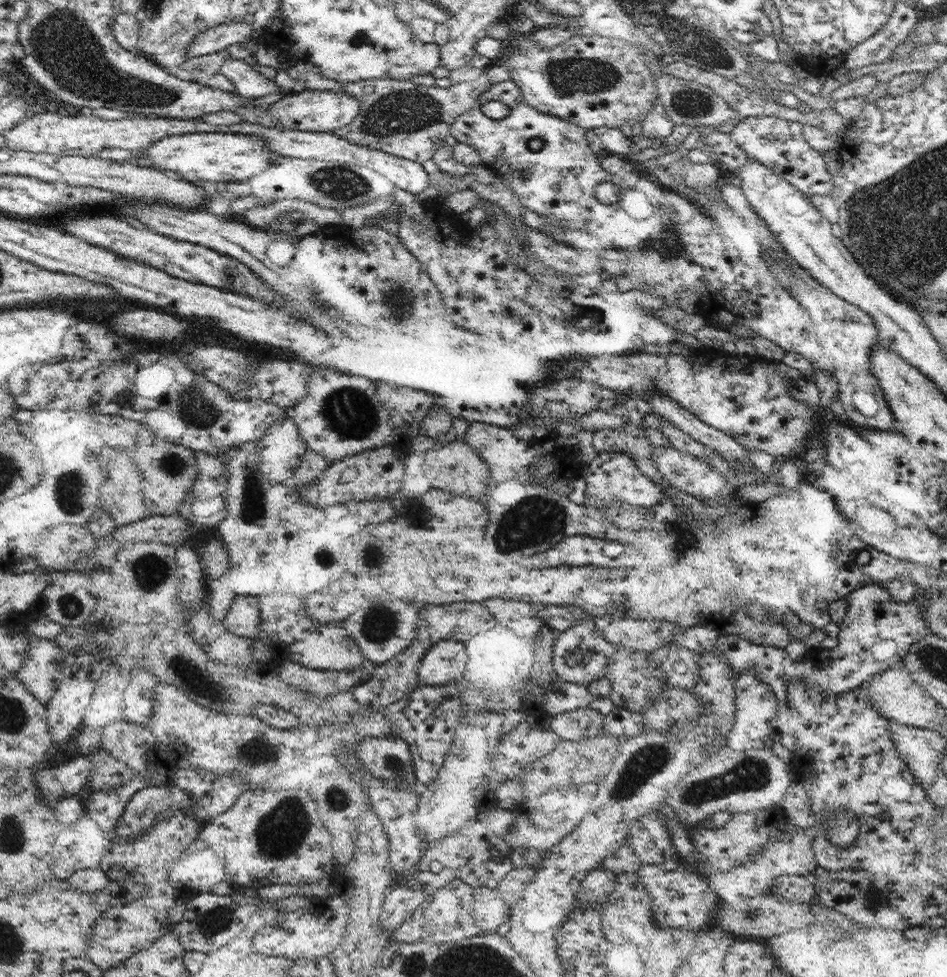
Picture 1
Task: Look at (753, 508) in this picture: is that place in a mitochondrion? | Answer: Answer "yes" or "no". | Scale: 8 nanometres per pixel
no

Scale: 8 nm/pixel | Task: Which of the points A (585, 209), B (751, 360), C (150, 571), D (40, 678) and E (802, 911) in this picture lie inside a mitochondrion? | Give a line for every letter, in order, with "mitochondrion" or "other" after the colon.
A: other
B: other
C: mitochondrion
D: other
E: other

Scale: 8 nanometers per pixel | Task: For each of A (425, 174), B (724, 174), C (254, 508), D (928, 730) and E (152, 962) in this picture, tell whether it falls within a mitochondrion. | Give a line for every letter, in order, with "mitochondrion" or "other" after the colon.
A: other
B: other
C: mitochondrion
D: other
E: other

